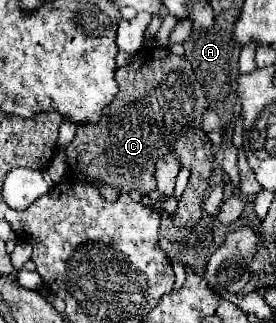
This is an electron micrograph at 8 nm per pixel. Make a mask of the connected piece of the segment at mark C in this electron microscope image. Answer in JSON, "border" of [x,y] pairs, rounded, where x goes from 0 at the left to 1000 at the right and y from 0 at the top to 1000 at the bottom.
{"border":[[[518,146],[475,183],[467,201],[424,207],[417,251],[431,257],[431,288],[424,288],[417,313],[395,331],[380,331],[373,362],[359,368],[359,387],[344,393],[344,387],[315,381],[315,387],[279,393],[272,430],[236,461],[250,529],[279,554],[322,548],[322,554],[366,560],[395,579],[417,579],[424,591],[540,598],[540,591],[569,585],[558,545],[562,498],[598,467],[649,474],[663,517],[688,520],[685,573],[649,616],[649,641],[634,647],[634,709],[641,709],[634,765],[598,765],[598,783],[649,802],[649,771],[678,771],[670,808],[656,808],[656,814],[663,820],[692,814],[707,845],[736,851],[743,820],[772,783],[772,777],[757,777],[757,759],[772,759],[786,740],[815,740],[815,728],[822,728],[822,703],[786,684],[786,659],[793,659],[793,635],[808,628],[808,604],[815,604],[808,591],[815,585],[801,579],[801,585],[779,585],[779,604],[764,598],[772,585],[757,573],[757,542],[772,523],[772,467],[764,467],[764,437],[750,430],[750,418],[721,393],[728,356],[750,337],[743,288],[736,288],[721,251],[707,245],[692,195],[670,176],[627,170],[612,152],[591,152],[591,146]]]}

